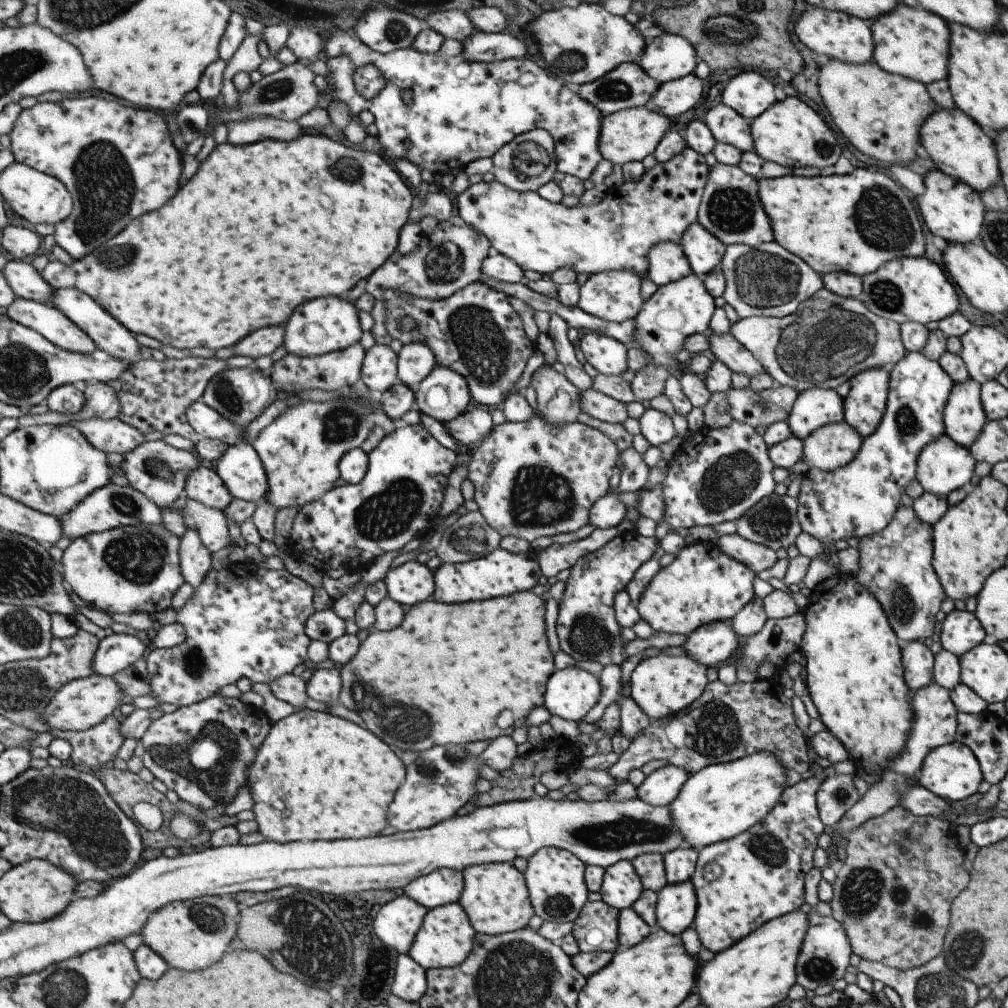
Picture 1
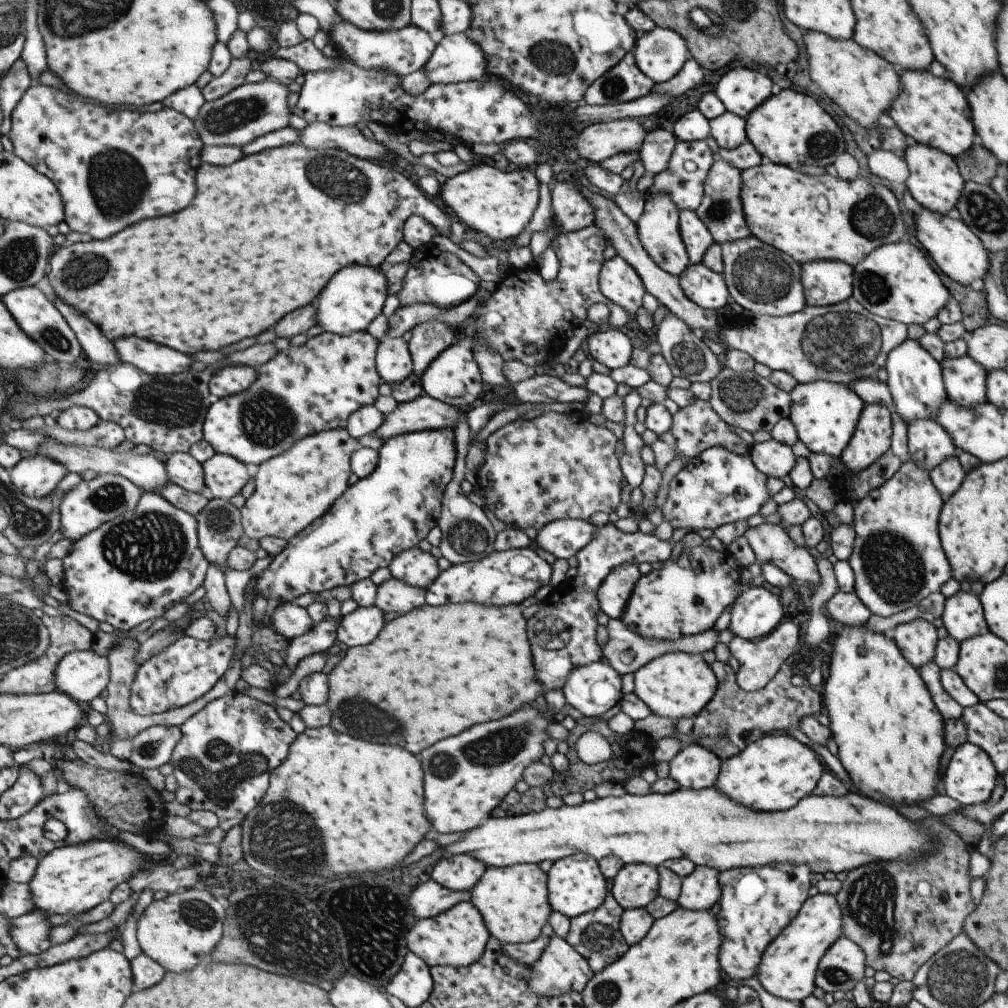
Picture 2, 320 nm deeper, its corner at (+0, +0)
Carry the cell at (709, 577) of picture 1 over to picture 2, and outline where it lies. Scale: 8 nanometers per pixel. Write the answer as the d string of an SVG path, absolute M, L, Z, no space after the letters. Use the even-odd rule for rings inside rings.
M705 543L695 546L689 550L688 558L682 560L675 556L654 566L645 576L640 576L621 614L621 623L627 630L639 634L642 638L655 638L655 640L677 640L683 636L703 633L714 626L725 607L731 606L739 596L740 570L726 549L717 552L705 546Z

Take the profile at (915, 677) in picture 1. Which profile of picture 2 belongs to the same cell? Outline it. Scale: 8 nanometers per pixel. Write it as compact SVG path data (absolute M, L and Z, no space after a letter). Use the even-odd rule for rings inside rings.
M915 619L895 626L889 633L899 653L910 666L919 670L933 660L938 639L931 623Z

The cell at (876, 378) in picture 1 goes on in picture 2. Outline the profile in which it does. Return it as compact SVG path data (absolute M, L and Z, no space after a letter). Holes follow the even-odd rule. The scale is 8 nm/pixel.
M864 404L855 430L839 457L846 470L858 473L889 449L891 413L883 404Z

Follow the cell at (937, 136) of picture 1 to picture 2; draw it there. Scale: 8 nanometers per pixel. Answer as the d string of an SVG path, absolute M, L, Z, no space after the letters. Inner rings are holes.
M897 70L898 79L900 80L899 96L891 102L891 106L887 108L887 115L912 142L923 144L935 148L951 158L961 156L963 152L967 152L971 146L977 142L973 122L971 122L971 112L961 90L951 79L943 79L934 77L927 70Z

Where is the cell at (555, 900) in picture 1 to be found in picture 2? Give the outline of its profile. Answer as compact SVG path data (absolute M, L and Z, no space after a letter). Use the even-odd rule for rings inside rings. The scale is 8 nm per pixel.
M576 853L553 862L547 872L547 892L549 892L551 910L563 914L571 919L579 917L601 906L601 902L607 896L607 884L605 878L599 872L598 862L591 856Z

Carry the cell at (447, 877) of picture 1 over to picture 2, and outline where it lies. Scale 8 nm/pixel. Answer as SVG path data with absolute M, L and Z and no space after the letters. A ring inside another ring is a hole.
M469 854L442 857L430 876L453 892L470 892L487 873L487 864Z

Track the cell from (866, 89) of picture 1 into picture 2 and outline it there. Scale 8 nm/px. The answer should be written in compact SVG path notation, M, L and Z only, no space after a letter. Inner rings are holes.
M819 31L804 32L807 70L811 82L835 103L844 114L863 128L873 128L879 115L887 114L891 102L899 96L900 80L895 66L872 50L859 46L852 38L839 40Z

